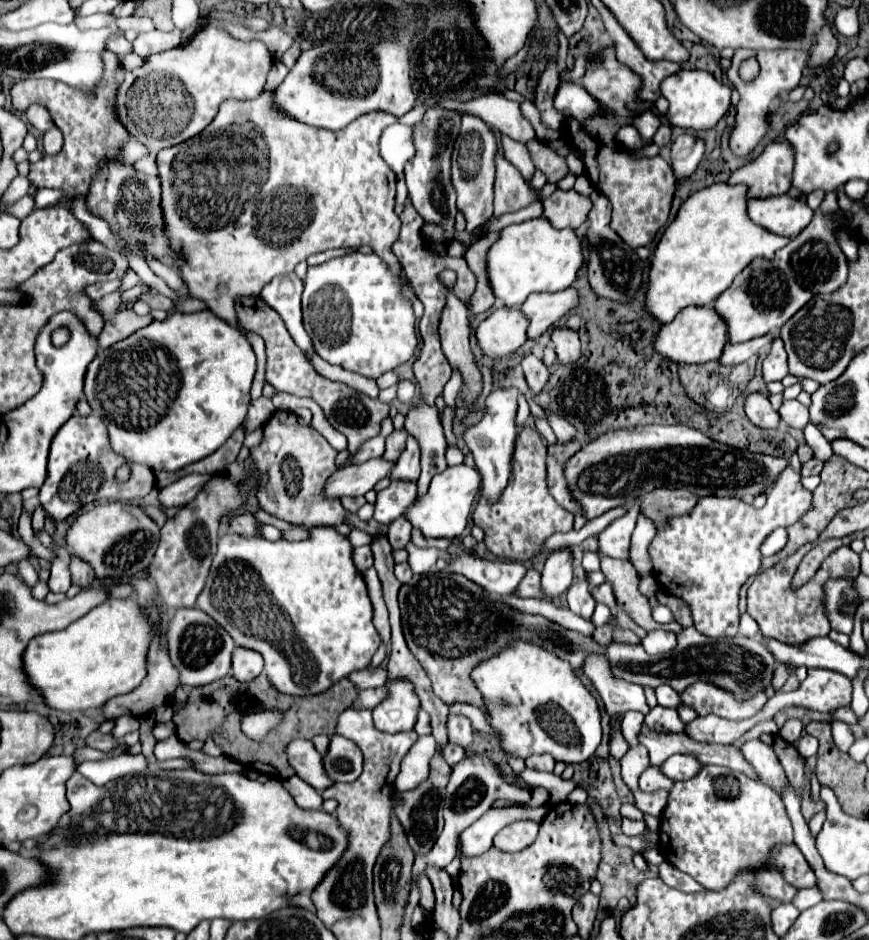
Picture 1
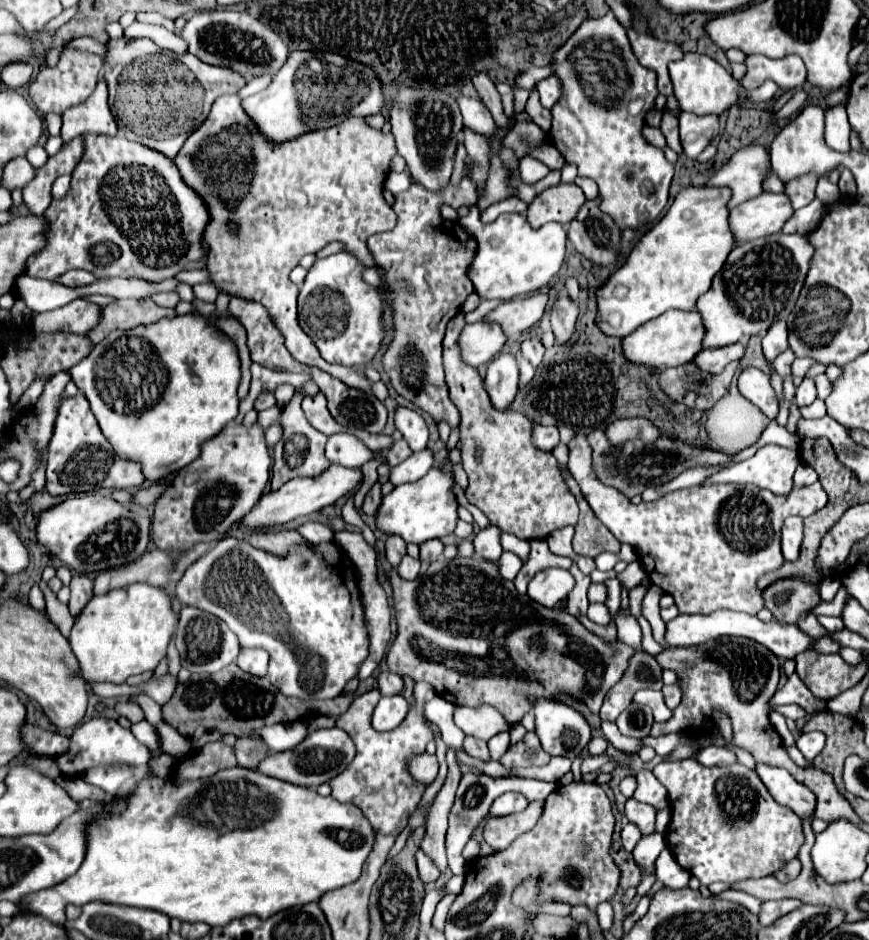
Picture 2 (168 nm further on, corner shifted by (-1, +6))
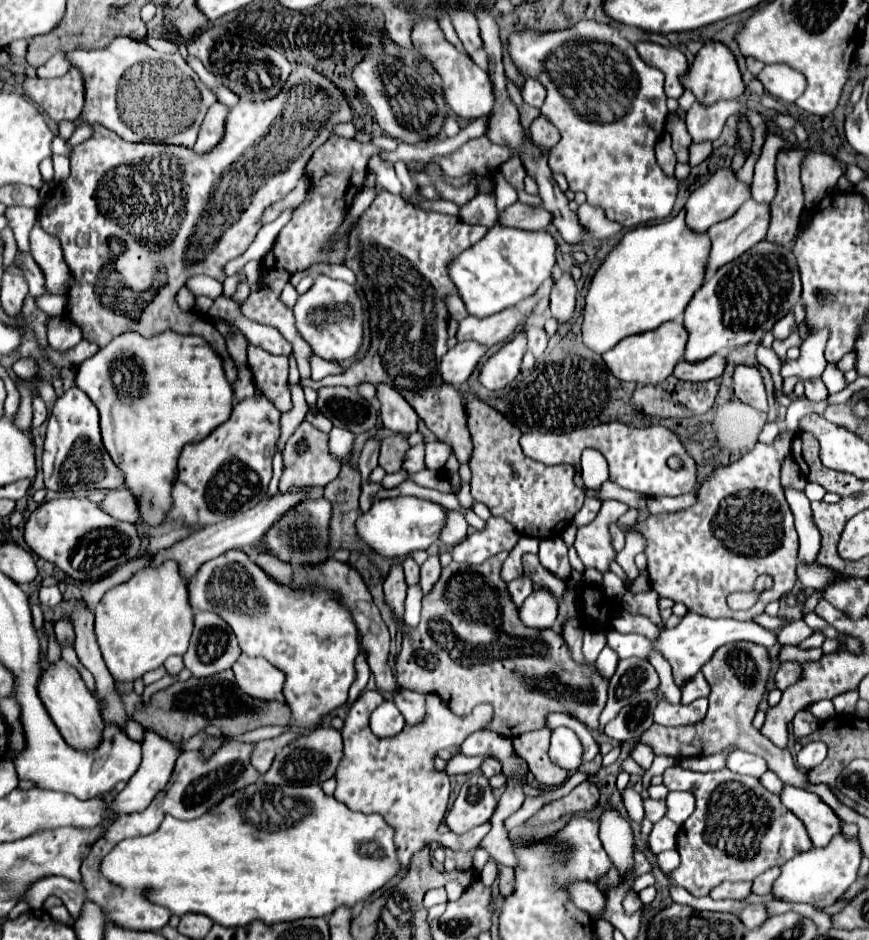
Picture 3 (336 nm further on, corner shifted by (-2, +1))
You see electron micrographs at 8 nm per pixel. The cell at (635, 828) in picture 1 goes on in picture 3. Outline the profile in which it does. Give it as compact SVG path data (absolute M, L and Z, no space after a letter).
M650 798L644 800L644 816L646 816L652 824L656 824L656 822L664 816L664 812L666 812L666 802L656 804L656 802L652 802Z

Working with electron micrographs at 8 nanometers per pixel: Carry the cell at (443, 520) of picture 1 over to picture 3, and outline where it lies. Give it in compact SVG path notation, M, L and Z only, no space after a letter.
M396 496L382 498L372 504L372 508L358 518L360 538L374 548L384 558L404 558L414 550L426 550L440 540L440 532L446 526L446 510L432 502L416 496Z

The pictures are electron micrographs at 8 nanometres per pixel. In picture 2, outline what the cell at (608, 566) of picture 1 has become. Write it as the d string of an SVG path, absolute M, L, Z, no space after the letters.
M563 473L565 475L565 481L571 489L571 493L577 497L577 503L579 503L579 521L577 521L577 527L575 527L575 537L573 537L573 549L575 553L579 555L587 555L587 557L597 557L599 553L603 551L611 551L611 553L617 553L621 543L615 539L615 535L593 515L589 503L585 501L577 481Z

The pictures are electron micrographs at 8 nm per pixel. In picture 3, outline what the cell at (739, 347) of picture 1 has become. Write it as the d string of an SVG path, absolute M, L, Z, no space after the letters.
M714 354L702 362L682 360L678 368L674 370L674 376L688 382L706 382L706 380L722 376L724 368L726 368L726 358L720 354Z

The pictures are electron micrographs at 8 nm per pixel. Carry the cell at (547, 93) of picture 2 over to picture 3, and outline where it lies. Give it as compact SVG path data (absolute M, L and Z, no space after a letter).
M528 78L522 86L522 98L526 104L530 104L534 108L542 108L542 104L546 100L546 88L538 80Z

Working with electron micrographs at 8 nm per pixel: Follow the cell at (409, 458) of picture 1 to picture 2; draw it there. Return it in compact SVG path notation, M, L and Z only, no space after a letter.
M399 405L395 409L395 427L401 431L401 435L405 437L405 441L409 443L409 447L415 453L425 449L429 431L427 431L427 423L419 411Z

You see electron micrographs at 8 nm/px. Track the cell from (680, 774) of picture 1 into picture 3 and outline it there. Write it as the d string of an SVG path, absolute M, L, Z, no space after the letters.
M734 750L728 756L726 768L730 768L732 772L738 772L738 774L750 774L750 776L756 776L756 778L760 778L768 770L766 762L762 758L748 754L748 752L742 752L742 750Z

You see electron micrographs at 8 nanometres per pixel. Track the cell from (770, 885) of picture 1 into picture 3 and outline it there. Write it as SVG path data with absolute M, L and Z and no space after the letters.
M672 766L662 776L668 790L692 792L696 798L696 810L680 826L678 854L682 862L672 872L674 882L694 896L706 896L724 880L754 880L768 868L780 866L812 848L804 824L754 776L742 776L728 768L702 774L682 766Z

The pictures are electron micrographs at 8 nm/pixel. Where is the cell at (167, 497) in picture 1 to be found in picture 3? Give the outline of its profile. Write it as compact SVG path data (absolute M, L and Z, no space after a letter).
M120 488L120 490L110 490L106 500L100 504L104 512L108 512L110 516L124 520L124 522L132 522L136 524L140 520L140 510L138 510L138 500L134 498L134 494L128 488Z

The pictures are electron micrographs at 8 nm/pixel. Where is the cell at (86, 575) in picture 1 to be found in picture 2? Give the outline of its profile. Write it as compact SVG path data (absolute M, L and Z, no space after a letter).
M73 575L71 579L71 599L69 599L69 611L73 617L77 617L83 609L85 603L93 597L93 581L87 575Z

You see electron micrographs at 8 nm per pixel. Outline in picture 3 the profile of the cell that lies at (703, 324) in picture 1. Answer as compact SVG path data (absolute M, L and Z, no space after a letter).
M666 322L658 326L654 332L642 332L638 336L630 336L620 340L610 352L602 354L608 368L618 376L618 380L628 380L636 384L658 384L672 376L676 364L684 358L684 350L688 344L688 330L682 322Z

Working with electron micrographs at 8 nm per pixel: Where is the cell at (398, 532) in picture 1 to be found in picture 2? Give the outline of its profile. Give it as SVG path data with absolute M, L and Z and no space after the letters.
M389 535L387 543L385 543L385 557L393 565L393 569L399 567L403 555L405 555L405 541L397 535Z

